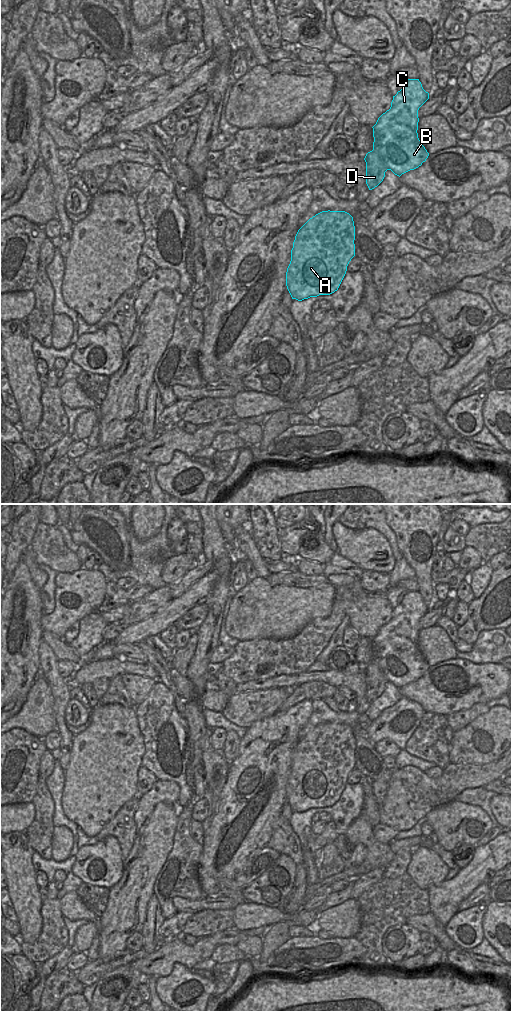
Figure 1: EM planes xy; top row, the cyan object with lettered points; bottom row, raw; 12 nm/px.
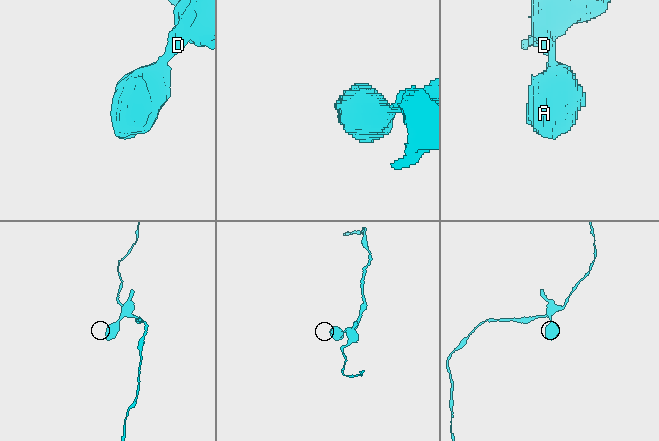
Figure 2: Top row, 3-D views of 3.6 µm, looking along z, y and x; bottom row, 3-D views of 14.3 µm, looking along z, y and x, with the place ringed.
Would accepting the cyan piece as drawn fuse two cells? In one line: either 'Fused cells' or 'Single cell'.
Fused cells

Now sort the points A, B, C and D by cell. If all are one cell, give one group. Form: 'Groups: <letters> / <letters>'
Groups: A D / B C

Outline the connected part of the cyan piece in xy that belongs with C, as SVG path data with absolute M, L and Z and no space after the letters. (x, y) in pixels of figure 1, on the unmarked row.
M408 591L402 601L393 608L391 619L377 632L373 640L373 662L395 687L414 682L422 677L429 665L418 650L418 622L429 611L419 591Z

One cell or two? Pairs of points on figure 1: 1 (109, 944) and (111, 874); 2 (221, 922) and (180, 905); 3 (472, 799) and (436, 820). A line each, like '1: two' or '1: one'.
1: two
2: two
3: two

